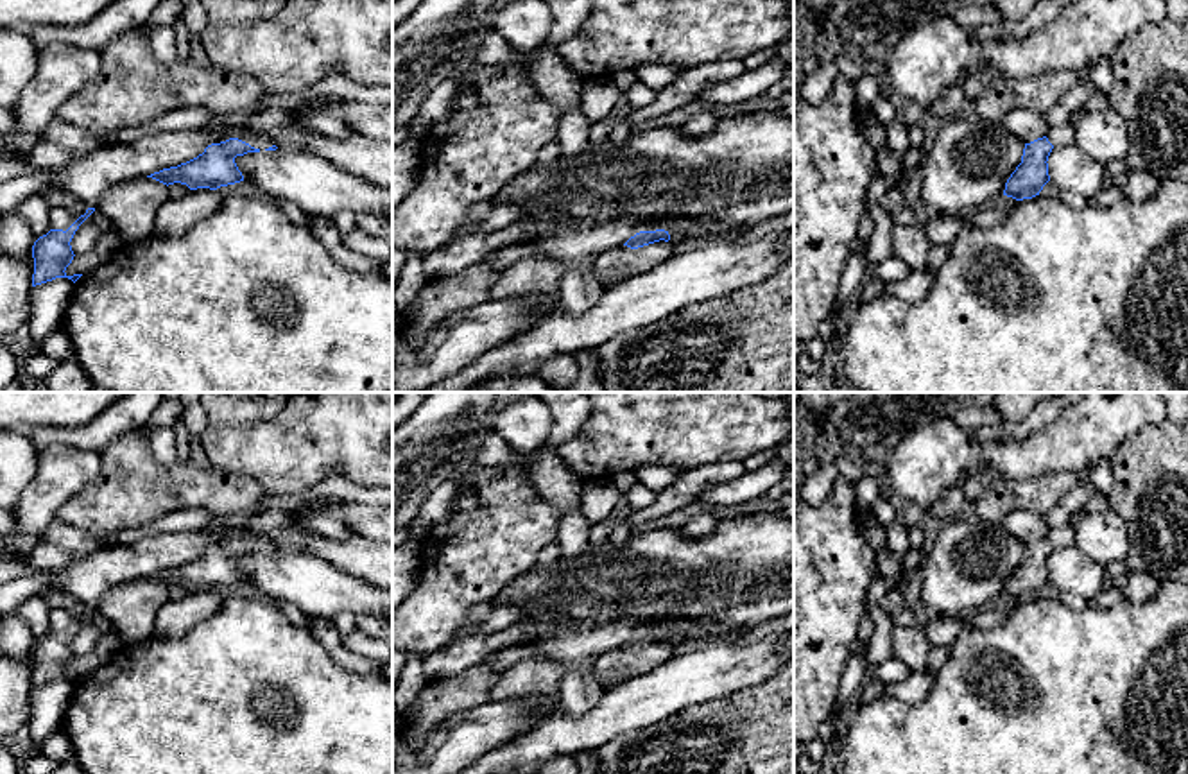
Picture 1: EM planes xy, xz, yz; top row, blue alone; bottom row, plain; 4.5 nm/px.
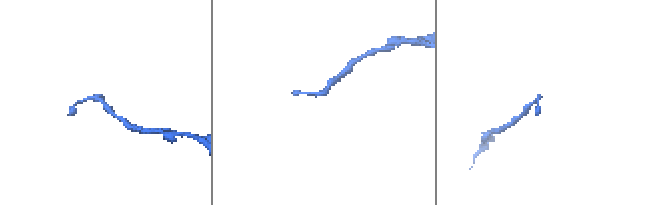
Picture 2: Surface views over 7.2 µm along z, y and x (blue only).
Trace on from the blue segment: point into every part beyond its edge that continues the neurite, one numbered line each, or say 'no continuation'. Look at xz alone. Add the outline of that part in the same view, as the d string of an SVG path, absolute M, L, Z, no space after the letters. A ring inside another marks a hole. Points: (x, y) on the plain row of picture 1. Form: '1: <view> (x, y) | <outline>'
1: xz (620, 660) | M665 641L631 650L627 647L616 647L597 658L591 677L607 681L613 674L620 674L627 679L649 672L663 661L674 656L674 645Z

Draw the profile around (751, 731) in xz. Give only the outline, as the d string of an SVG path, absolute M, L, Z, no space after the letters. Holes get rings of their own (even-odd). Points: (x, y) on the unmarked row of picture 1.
M794 658L756 686L631 729L593 752L598 774L794 774Z

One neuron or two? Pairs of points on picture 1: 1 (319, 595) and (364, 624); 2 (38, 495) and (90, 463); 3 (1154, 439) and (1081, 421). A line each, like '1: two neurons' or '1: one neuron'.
1: two neurons
2: one neuron
3: two neurons

